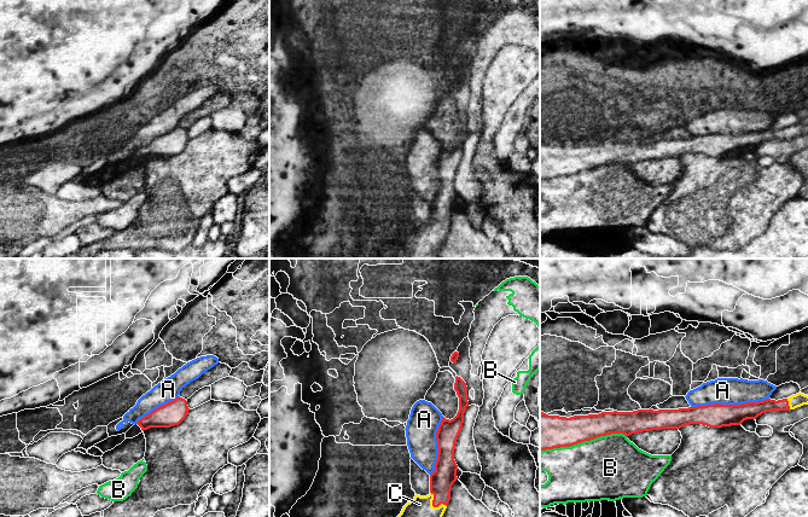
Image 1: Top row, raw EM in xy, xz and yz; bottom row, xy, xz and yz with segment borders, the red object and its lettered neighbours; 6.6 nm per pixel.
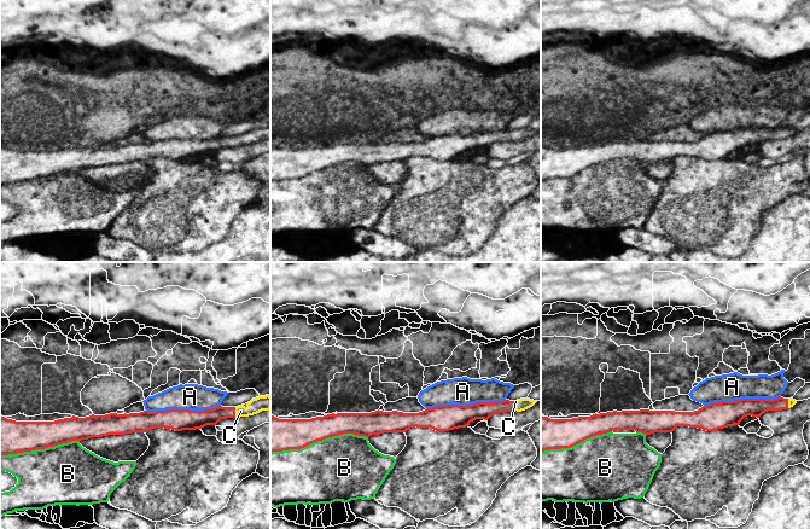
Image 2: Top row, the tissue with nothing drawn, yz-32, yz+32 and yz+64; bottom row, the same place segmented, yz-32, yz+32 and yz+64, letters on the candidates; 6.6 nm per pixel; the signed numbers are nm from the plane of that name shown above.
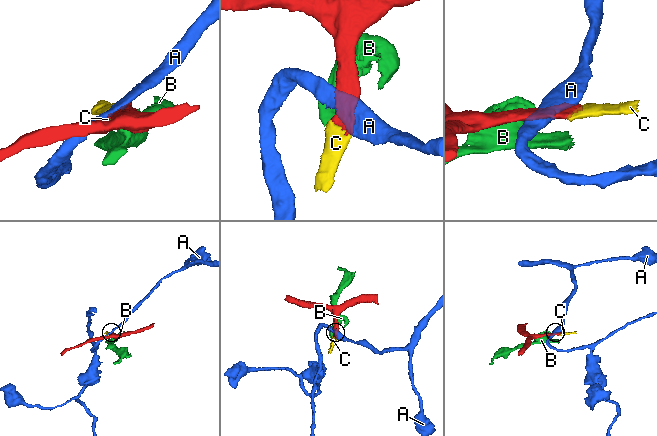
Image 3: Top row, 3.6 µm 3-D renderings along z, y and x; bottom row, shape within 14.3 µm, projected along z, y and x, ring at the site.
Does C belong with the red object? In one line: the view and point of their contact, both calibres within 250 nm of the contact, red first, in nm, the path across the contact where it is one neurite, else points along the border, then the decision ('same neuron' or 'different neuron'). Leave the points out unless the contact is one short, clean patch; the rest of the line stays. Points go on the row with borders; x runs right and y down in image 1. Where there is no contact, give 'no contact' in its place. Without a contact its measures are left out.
xz (434, 506) | 160/140 nm | across xz (441, 480), (440, 498), (434, 506), (420, 506) | same neuron

